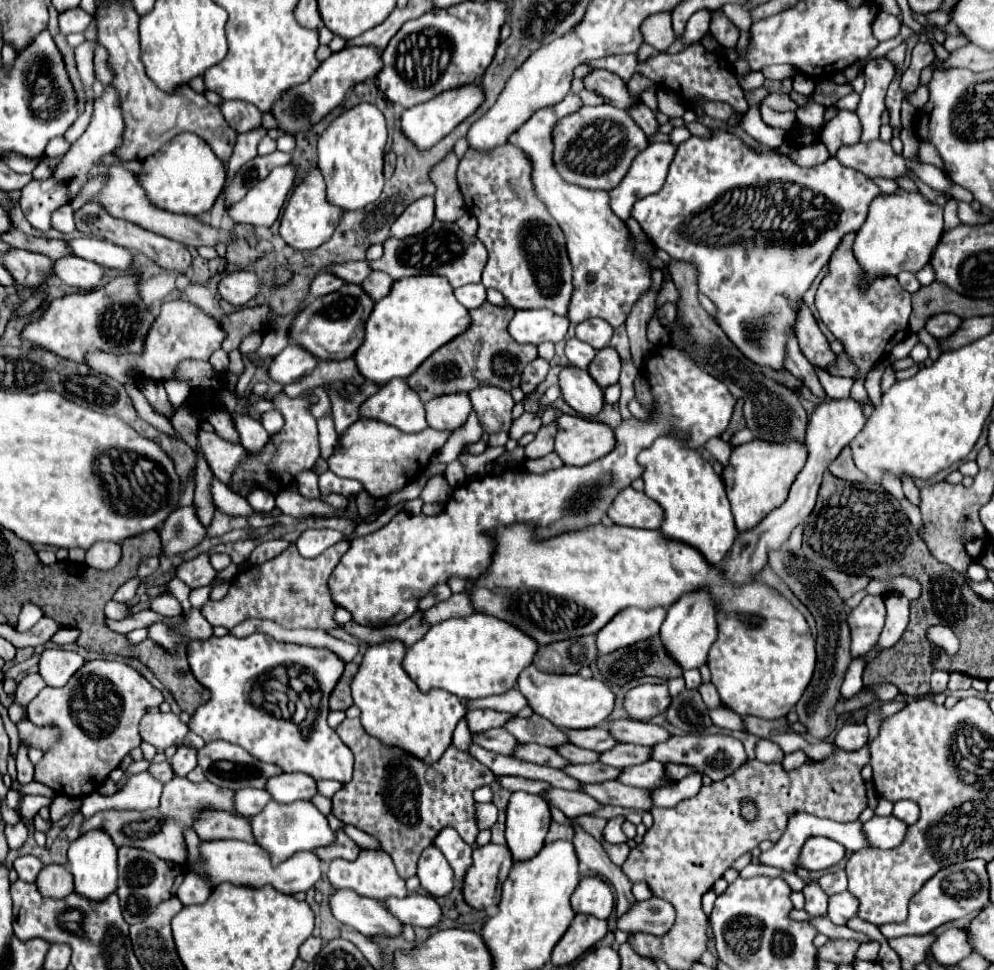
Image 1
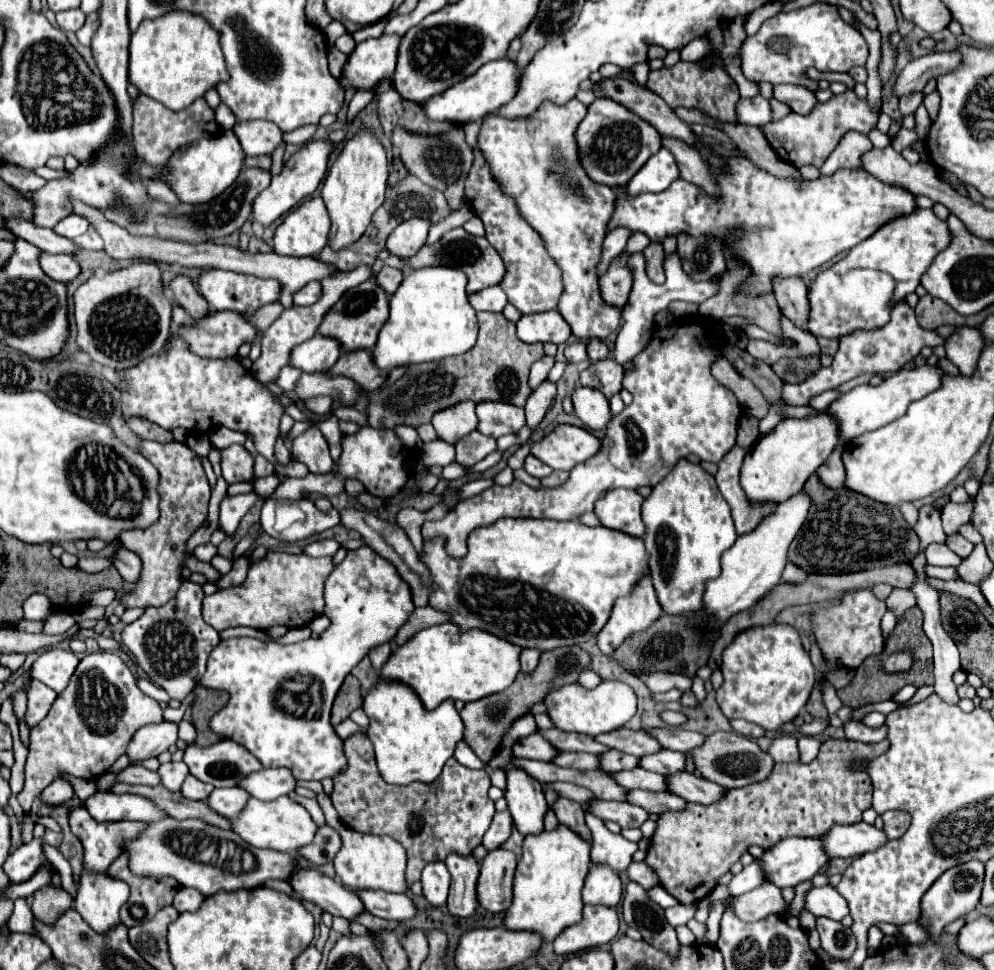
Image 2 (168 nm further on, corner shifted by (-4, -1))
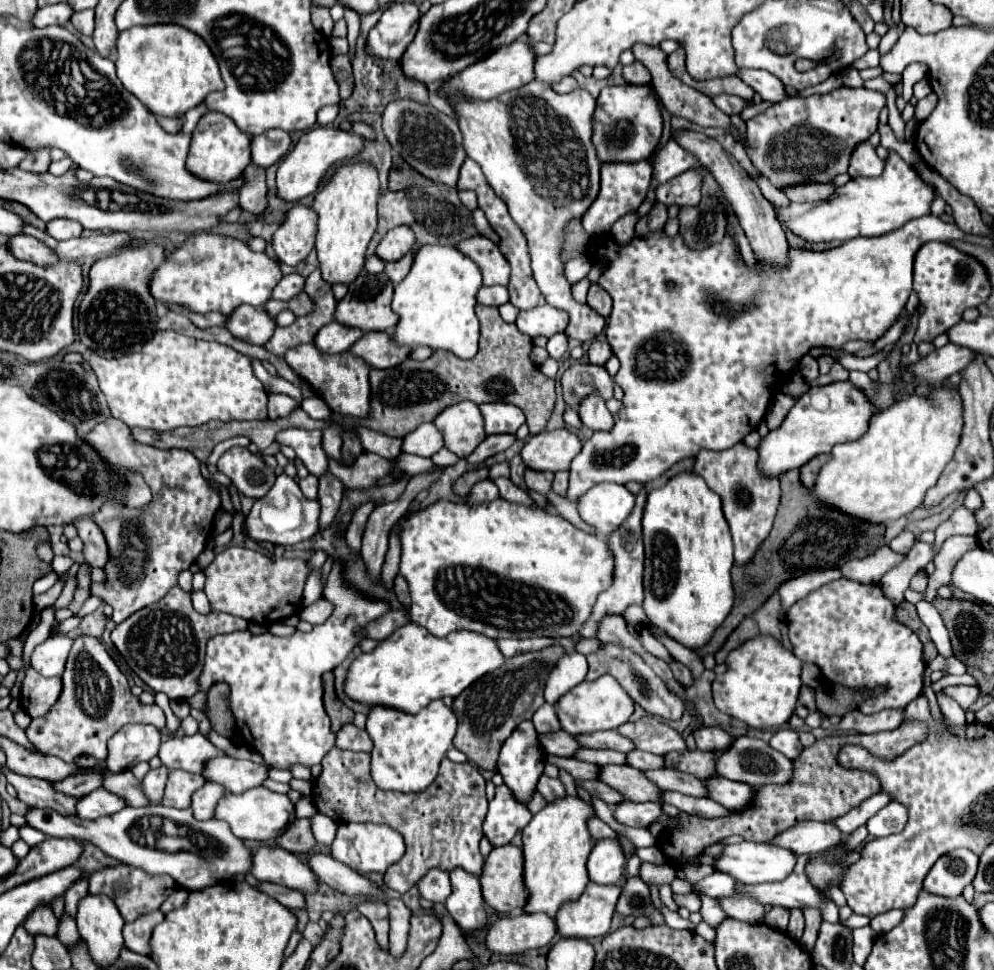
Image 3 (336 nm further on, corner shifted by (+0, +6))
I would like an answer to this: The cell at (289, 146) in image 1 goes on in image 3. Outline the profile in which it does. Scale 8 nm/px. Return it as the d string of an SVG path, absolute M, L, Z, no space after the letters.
M330 105L321 108L317 113L317 123L319 125L328 125L332 123L339 114L338 105Z

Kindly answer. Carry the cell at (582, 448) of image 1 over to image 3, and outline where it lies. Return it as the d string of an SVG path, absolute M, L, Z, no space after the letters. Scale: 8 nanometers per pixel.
M569 429L543 431L533 435L521 449L521 459L533 471L569 471L573 457L581 451L581 439Z

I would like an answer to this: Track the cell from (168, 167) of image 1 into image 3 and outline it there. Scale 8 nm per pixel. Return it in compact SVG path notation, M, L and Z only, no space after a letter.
M207 111L193 131L187 169L199 179L229 183L233 179L239 179L249 163L251 163L251 137L245 131L241 131L227 115Z

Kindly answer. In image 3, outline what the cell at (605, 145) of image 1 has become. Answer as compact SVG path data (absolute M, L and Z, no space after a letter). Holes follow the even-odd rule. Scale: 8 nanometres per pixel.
M649 85L605 87L597 99L593 117L593 145L599 161L643 161L649 159L663 135L659 99ZM609 137L609 143L607 143Z

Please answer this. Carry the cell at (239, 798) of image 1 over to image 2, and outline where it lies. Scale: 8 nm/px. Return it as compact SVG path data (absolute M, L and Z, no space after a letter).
M219 788L219 790L213 790L211 796L207 798L209 806L225 816L225 818L233 818L237 816L237 812L241 812L241 808L245 808L245 804L251 800L249 792L245 792L243 788Z

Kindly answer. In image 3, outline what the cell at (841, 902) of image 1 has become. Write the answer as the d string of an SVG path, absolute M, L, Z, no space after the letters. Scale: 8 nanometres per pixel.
M799 855L793 873L791 873L785 881L777 881L777 883L761 883L761 885L735 885L733 895L735 895L735 897L749 897L749 899L761 903L763 907L765 907L765 905L771 905L771 907L783 907L783 909L817 907L817 909L821 909L825 921L829 921L829 923L841 923L851 930L869 925L871 921L869 917L857 914L853 914L847 920L841 921L841 919L839 919L839 909L837 909L837 905L835 905L831 899L823 897L823 895L809 883L809 879L807 879L807 875L805 875L805 863L807 863L807 857L805 857L805 855Z

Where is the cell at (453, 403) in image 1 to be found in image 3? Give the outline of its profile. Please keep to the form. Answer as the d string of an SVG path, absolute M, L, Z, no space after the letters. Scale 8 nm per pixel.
M463 401L445 409L433 423L441 431L445 447L461 459L471 455L475 447L487 437L481 411L471 401Z

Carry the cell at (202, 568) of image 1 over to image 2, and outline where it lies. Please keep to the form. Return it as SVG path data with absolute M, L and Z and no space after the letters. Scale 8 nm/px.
M185 580L181 582L177 596L169 604L161 608L147 608L139 620L123 630L123 644L133 652L139 666L147 672L149 680L161 686L171 698L179 702L201 680L207 658L221 640L219 632L215 628L209 628L209 624L205 624L201 618L203 598L203 584Z

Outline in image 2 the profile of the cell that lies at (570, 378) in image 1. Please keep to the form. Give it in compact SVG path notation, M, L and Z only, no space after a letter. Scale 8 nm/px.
M577 386L573 390L573 406L575 414L581 418L581 422L591 430L603 430L609 420L609 400L601 396L601 392L593 392L593 388L581 388Z

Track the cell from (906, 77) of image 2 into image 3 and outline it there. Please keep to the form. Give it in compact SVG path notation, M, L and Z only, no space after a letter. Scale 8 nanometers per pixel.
M839 87L825 95L787 97L787 101L779 101L767 111L747 121L747 155L755 171L767 177L777 189L785 189L791 185L803 185L807 181L809 183L831 183L837 175L847 173L849 157L855 145L867 141L877 131L879 111L883 107L885 107L885 95L877 91L869 91L865 87L861 89Z

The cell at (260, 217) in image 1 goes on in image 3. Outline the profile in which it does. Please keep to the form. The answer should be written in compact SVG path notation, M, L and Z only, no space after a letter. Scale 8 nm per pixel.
M313 127L309 133L301 135L299 143L291 149L291 153L279 163L277 169L277 191L279 197L285 201L299 201L311 193L317 191L319 183L327 175L327 171L333 165L345 163L347 159L353 159L363 149L363 137L355 133L347 133L335 127Z

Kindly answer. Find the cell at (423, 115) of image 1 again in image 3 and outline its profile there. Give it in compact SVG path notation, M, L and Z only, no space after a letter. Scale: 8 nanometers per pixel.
M513 41L511 45L505 45L501 49L497 49L495 53L491 53L489 57L485 57L483 61L477 61L475 65L469 65L465 71L461 71L457 77L453 77L451 81L447 81L441 87L441 95L445 97L445 93L453 93L453 91L461 91L463 95L471 97L471 99L493 99L499 97L511 89L519 89L525 83L533 81L533 61L535 61L535 51L531 49L531 45L527 41Z

